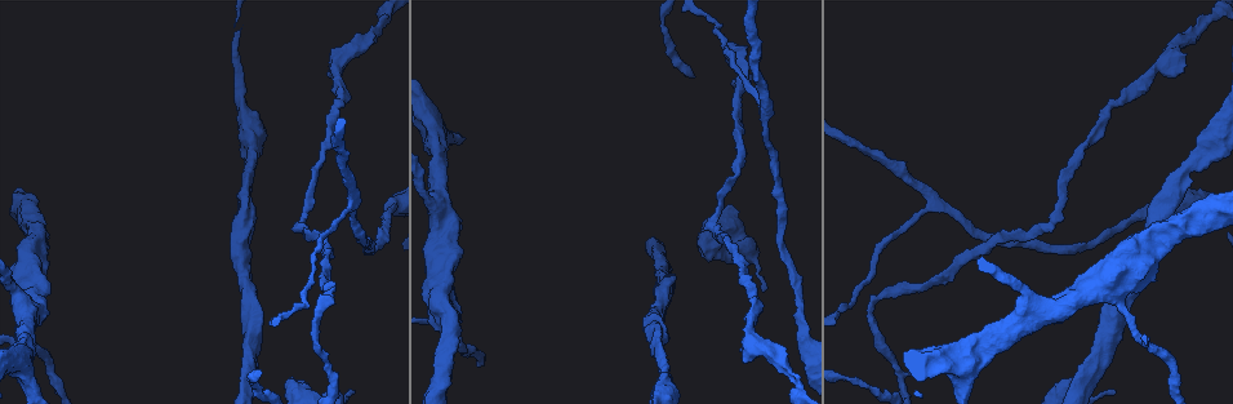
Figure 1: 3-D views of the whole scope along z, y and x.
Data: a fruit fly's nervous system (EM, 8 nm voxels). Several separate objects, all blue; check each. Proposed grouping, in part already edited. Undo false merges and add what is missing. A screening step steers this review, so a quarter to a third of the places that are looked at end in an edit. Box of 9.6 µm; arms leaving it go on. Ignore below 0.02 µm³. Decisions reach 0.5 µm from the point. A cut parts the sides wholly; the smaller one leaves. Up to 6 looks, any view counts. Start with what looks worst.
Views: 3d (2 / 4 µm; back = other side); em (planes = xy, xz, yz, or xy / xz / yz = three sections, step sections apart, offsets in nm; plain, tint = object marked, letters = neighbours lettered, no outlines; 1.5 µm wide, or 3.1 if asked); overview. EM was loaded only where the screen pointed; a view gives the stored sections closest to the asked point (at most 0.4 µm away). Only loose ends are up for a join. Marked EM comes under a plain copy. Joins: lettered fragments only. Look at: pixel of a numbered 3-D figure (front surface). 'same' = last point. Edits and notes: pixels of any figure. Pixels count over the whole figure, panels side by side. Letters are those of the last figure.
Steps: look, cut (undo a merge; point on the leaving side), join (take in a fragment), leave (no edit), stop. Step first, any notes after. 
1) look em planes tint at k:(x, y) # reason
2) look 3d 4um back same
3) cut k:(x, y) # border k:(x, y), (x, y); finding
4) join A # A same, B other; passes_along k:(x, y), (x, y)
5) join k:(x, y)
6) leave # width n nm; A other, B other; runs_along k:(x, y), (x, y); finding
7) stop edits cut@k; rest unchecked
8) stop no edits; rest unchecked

look 3d 2um at 1:(1138, 338) # abrupt turn

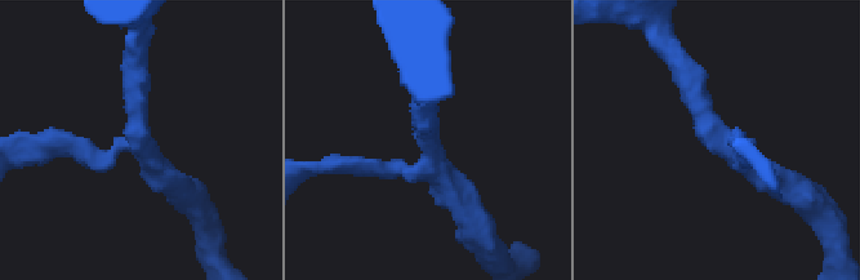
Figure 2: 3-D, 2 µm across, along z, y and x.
look em planes letters at 2:(434, 161) # arms 3; need the tissue

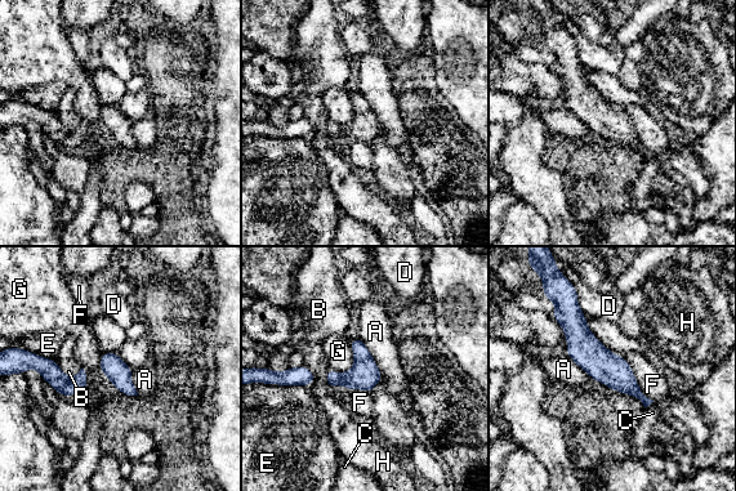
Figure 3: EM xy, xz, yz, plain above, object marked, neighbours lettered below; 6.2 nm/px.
leave # longest_contact F 340 nm; A other, B other, C other, D other, E other, F other, G other, H other; runs_along 3:(572, 304), (578, 335), (646, 402); all the same cell

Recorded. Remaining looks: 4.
look em planes letters at 1:(390, 210) # thick turns thin

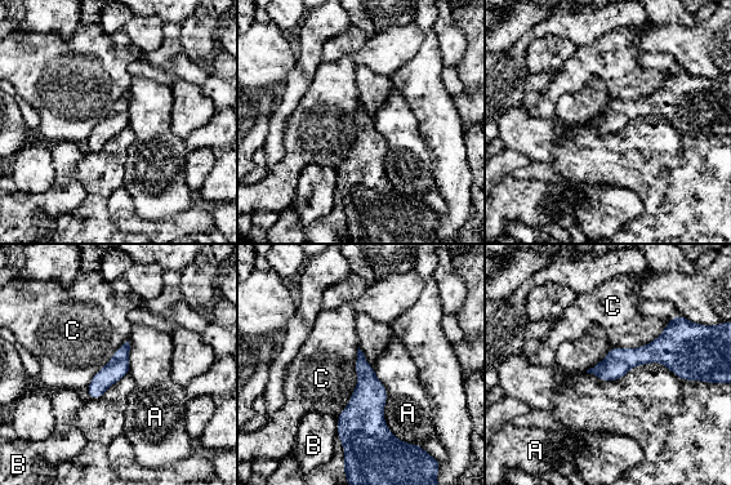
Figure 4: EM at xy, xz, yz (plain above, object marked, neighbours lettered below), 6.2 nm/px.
leave # A other, B other, C other; runs_along 4:(686, 363), (642, 355), (593, 370); one cell here

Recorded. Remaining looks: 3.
look em planes tint at 1:(1105, 113) # narrows sharply

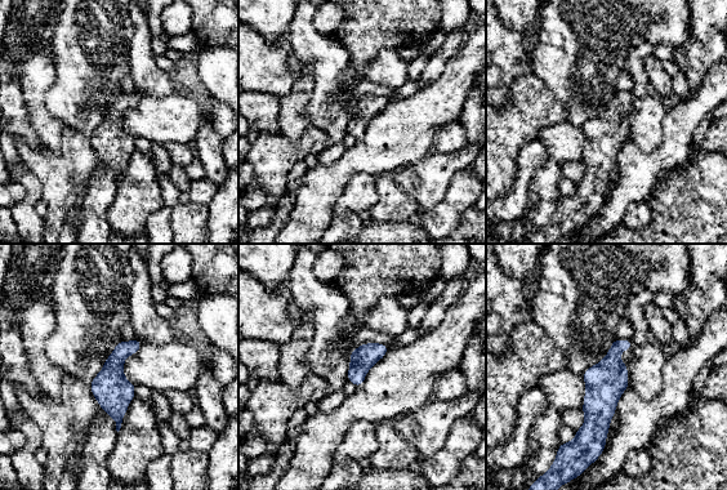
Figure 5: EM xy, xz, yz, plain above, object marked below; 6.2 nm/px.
look em planes letters same # what lies round it

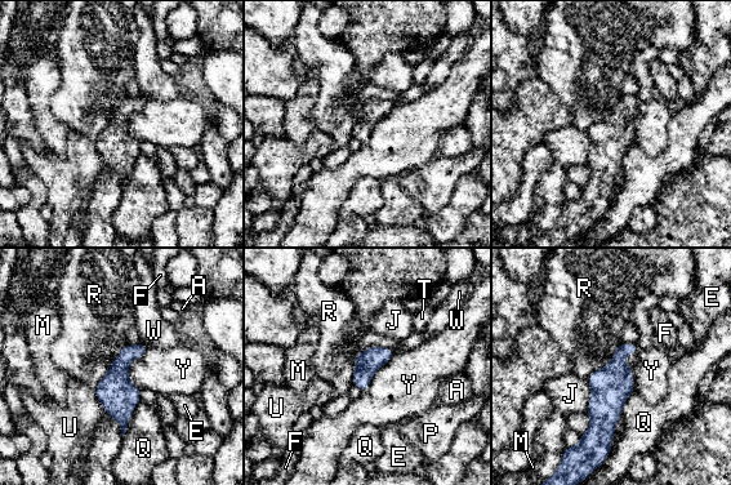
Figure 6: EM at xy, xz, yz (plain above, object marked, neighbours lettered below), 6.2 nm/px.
leave # A other, E other, F other, J other, M other, P other, Q other, R other, T other, U other, W other, Y other; runs_along 6:(633, 346), (615, 364), (601, 448); all the same cell

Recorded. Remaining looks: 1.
stop no edits; rest unchecked

